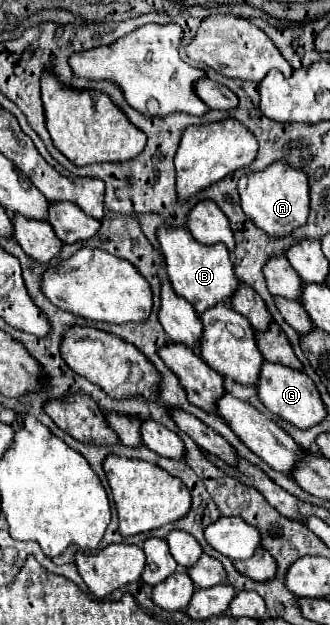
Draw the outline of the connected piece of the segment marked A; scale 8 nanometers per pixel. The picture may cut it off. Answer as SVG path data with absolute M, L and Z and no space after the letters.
M272 163L266 171L256 171L244 175L238 181L238 193L242 199L242 209L246 217L270 237L284 237L302 227L308 219L310 197L308 197L308 179L304 171L286 167L284 163Z

